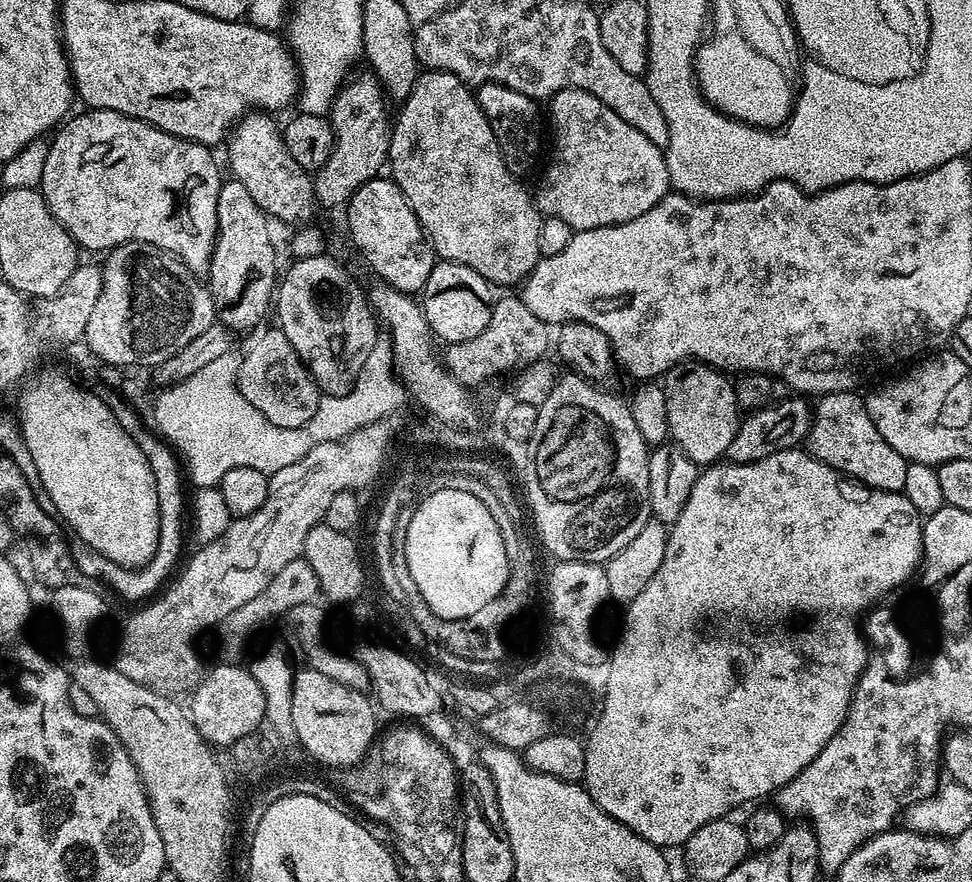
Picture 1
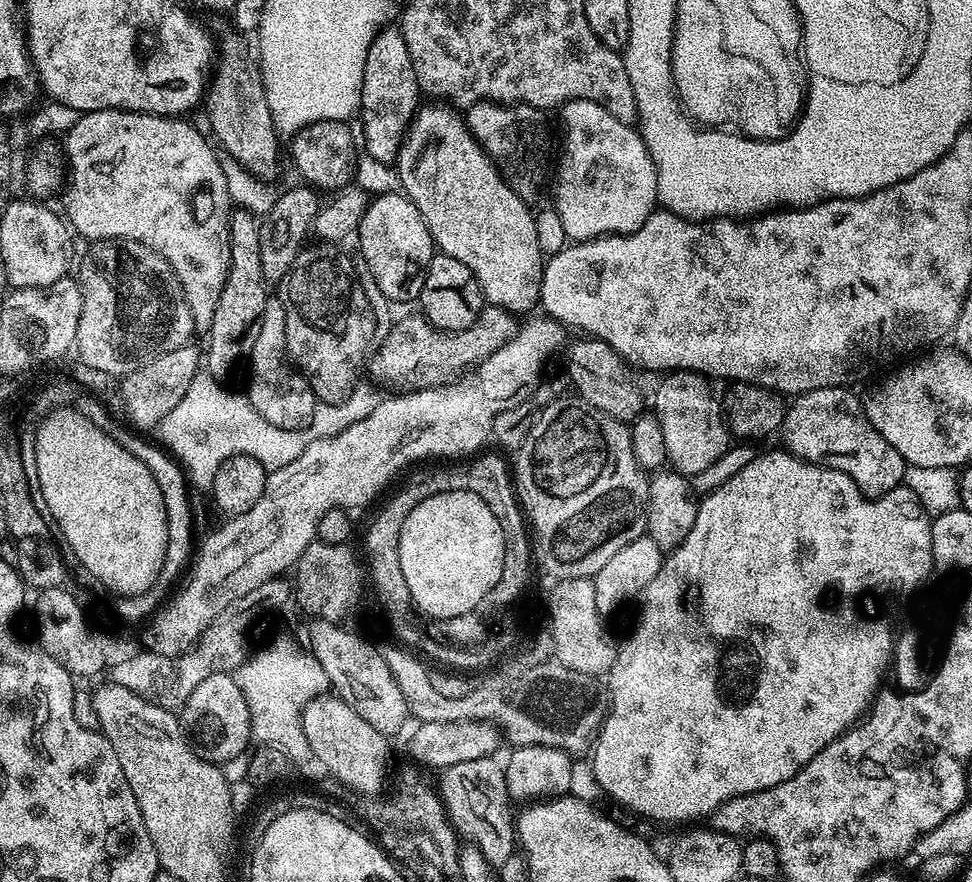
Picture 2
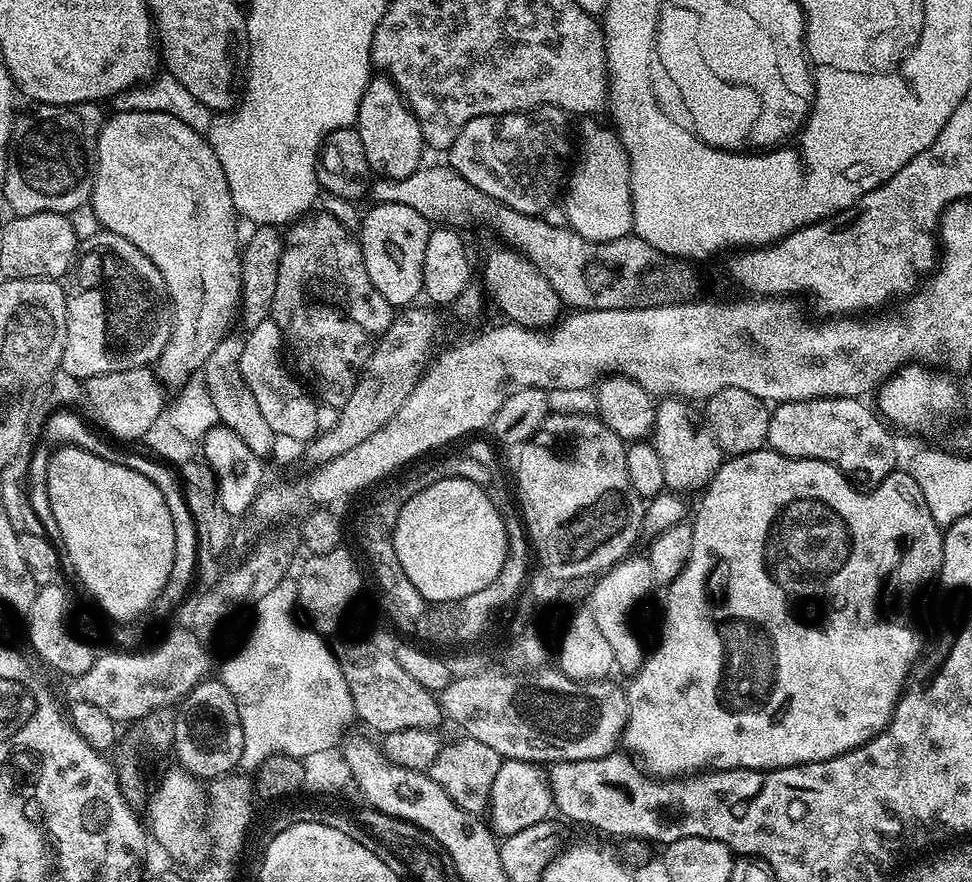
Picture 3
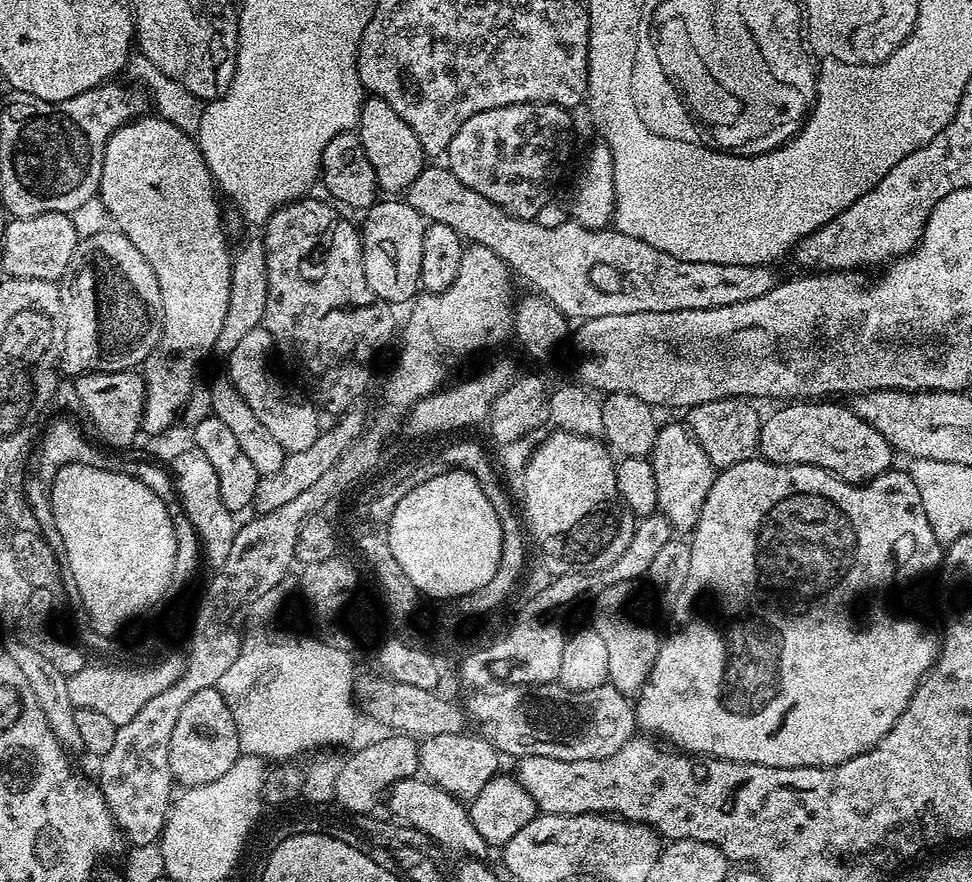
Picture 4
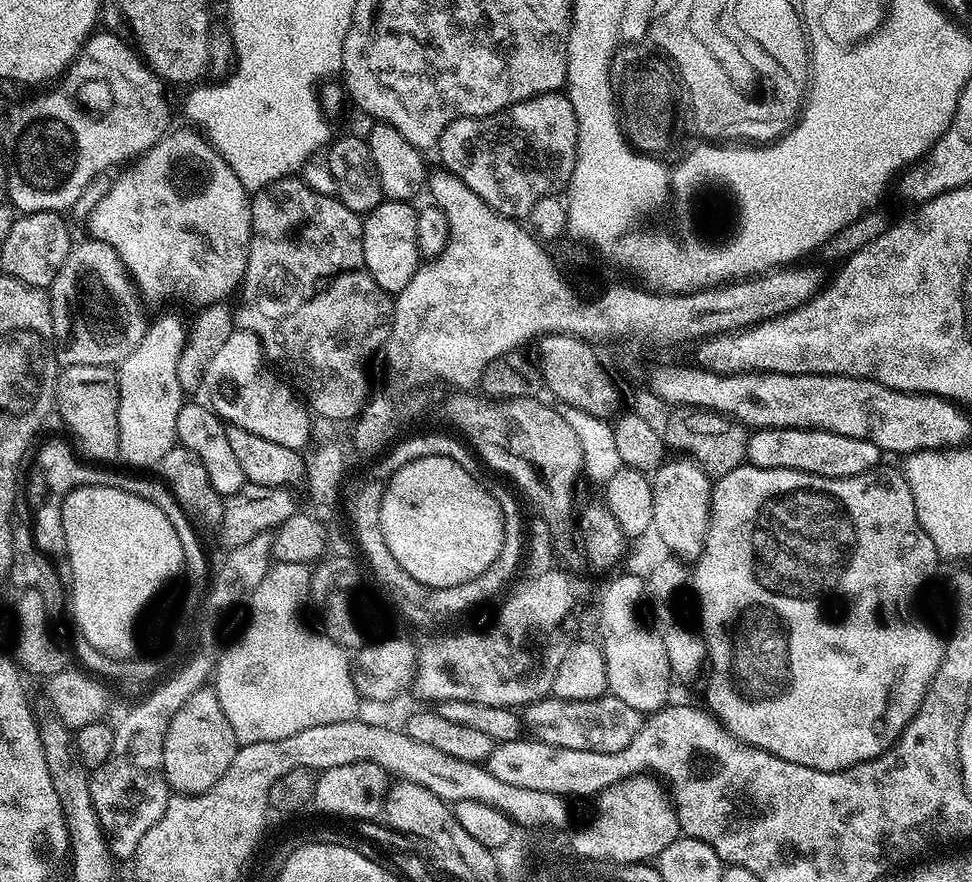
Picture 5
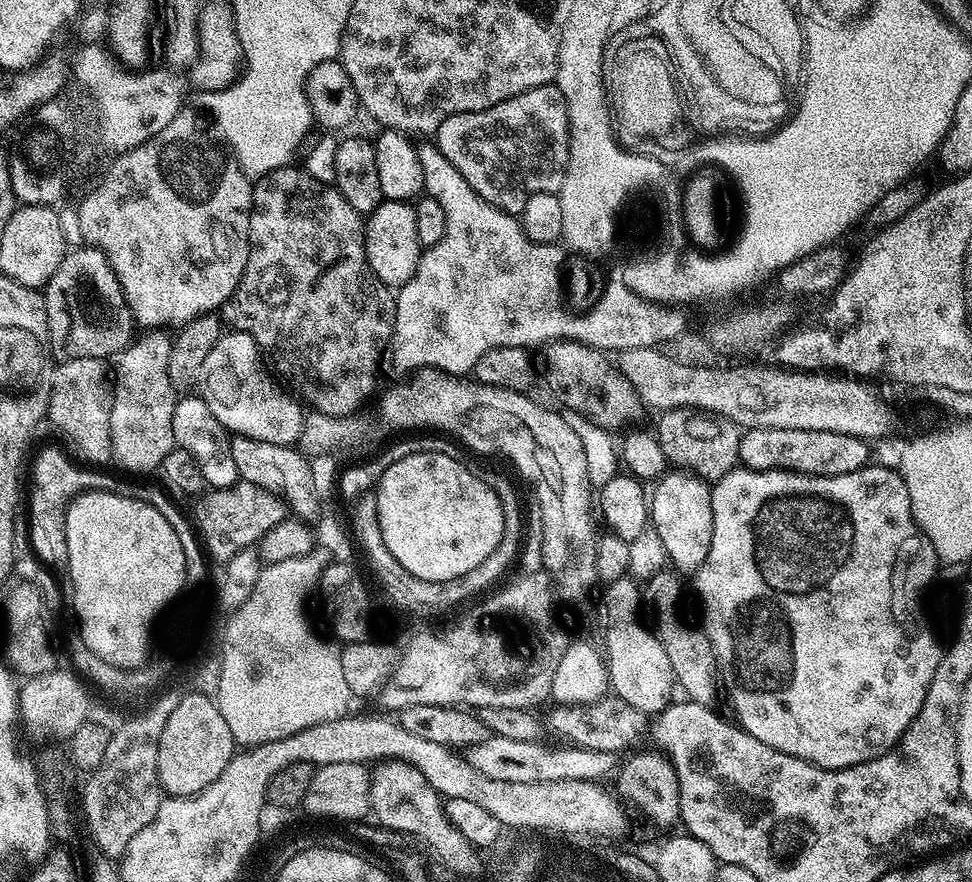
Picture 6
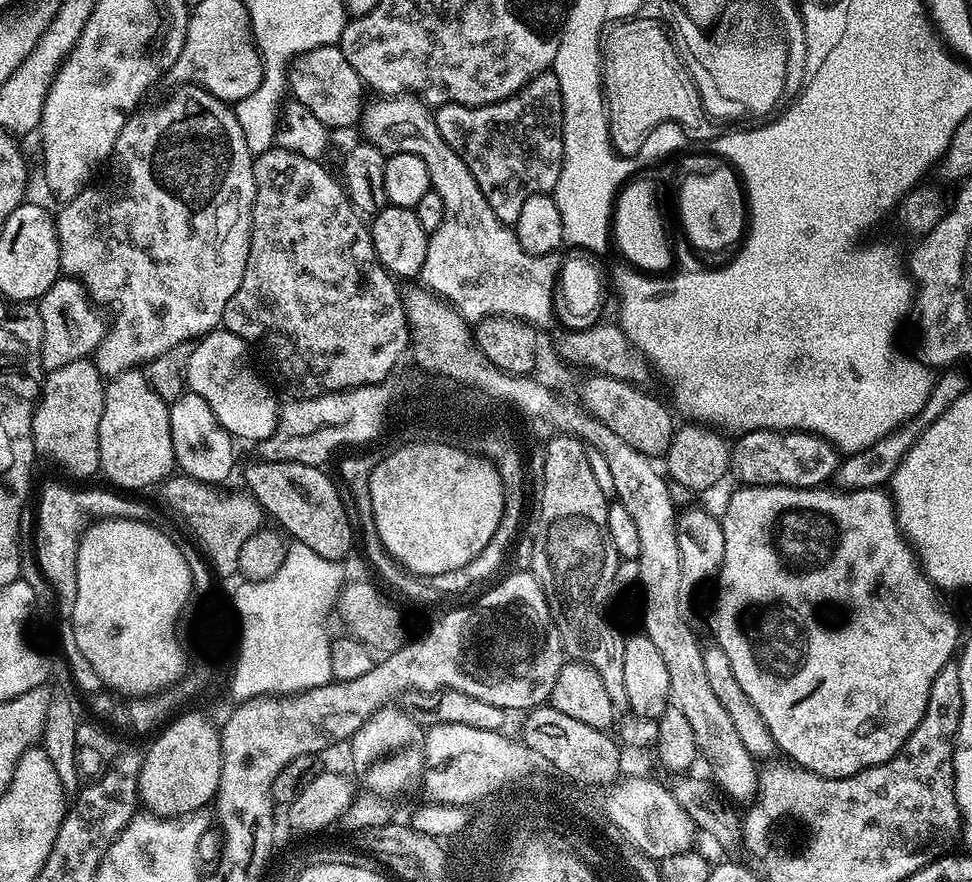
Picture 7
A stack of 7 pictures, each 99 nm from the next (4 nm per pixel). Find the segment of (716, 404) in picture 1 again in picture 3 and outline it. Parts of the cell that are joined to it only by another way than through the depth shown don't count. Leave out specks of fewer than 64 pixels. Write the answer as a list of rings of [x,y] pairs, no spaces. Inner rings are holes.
[[[670,396],[661,399],[656,404],[656,420],[650,435],[650,443],[658,450],[658,458],[662,458],[662,478],[669,489],[673,488],[676,494],[688,492],[694,488],[703,489],[714,478],[714,474],[719,470],[722,463],[722,453],[720,444],[714,438],[712,429],[708,427],[708,422],[703,411],[700,412],[695,403],[679,396]]]

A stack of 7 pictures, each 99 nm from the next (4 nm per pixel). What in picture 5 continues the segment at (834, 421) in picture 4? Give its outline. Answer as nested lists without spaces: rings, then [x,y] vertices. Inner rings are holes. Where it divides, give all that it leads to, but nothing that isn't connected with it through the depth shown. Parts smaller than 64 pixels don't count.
[[[758,428],[748,437],[747,463],[756,468],[789,468],[815,476],[846,478],[873,471],[882,459],[874,442],[827,432],[824,428]]]

